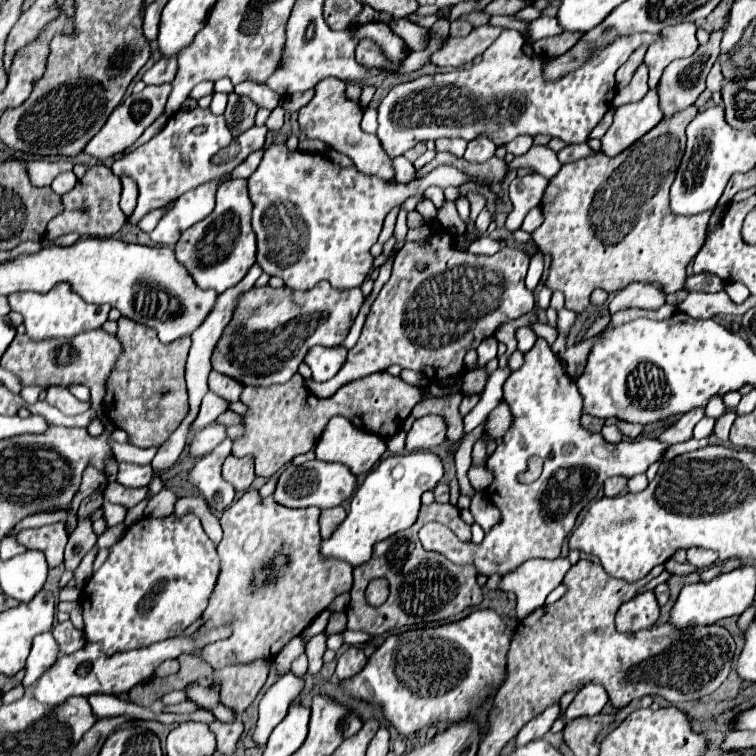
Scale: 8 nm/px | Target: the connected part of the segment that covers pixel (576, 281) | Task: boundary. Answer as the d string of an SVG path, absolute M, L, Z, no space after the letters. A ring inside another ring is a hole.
M695 106L679 110L675 116L661 120L647 136L615 158L595 152L593 156L565 164L559 174L551 178L541 200L545 222L533 232L533 242L543 254L553 258L547 288L561 290L565 294L567 310L577 314L583 312L595 288L603 288L611 294L631 282L659 282L667 294L685 290L687 262L701 250L707 236L709 218L713 214L711 210L695 216L675 216L669 210L669 188L685 152L685 128L695 114Z

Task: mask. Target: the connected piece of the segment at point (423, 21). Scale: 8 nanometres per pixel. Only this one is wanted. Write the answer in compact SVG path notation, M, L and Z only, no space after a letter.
M413 13L413 14L409 14L407 16L407 18L410 21L414 22L415 24L417 24L418 26L430 29L433 26L433 24L437 20L441 19L442 17L441 17L440 14L428 15L428 16L422 17L422 16L418 16L415 13Z

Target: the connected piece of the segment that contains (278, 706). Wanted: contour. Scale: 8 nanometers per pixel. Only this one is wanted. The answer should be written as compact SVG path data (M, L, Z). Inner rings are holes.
M289 672L283 678L279 678L263 694L263 698L259 702L259 720L257 720L257 726L251 734L251 738L255 742L255 748L259 748L261 752L265 750L269 734L285 718L285 714L289 710L289 704L299 696L301 688L303 688L303 678L297 678Z

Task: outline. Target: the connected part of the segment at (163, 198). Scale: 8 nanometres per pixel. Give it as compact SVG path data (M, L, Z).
M193 108L193 110L179 110L175 112L163 130L153 136L147 144L139 146L131 154L123 156L121 160L115 160L111 170L113 174L127 174L139 184L139 200L133 216L129 218L131 224L137 224L147 212L155 208L167 206L171 200L177 200L187 190L209 182L225 172L231 172L237 168L251 152L261 150L265 146L267 128L265 126L253 126L245 134L239 136L239 152L223 162L215 162L215 156L223 152L227 146L231 146L231 132L225 124L223 116L215 116L209 108Z

